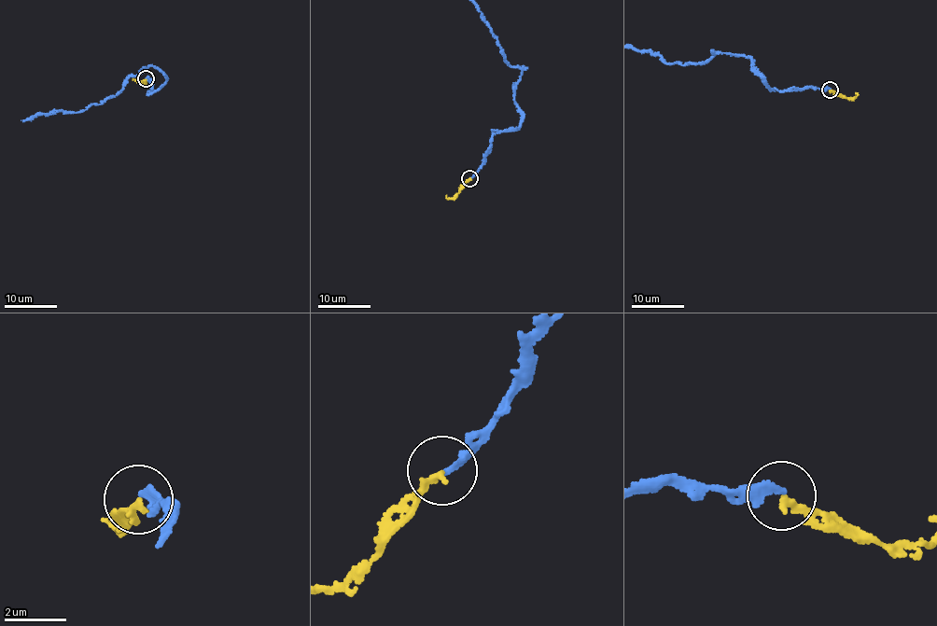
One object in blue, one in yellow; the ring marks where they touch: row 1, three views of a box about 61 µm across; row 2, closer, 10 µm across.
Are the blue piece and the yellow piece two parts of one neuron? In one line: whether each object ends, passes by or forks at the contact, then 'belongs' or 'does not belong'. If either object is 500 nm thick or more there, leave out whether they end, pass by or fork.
blue ends there; yellow ends there; belongs

